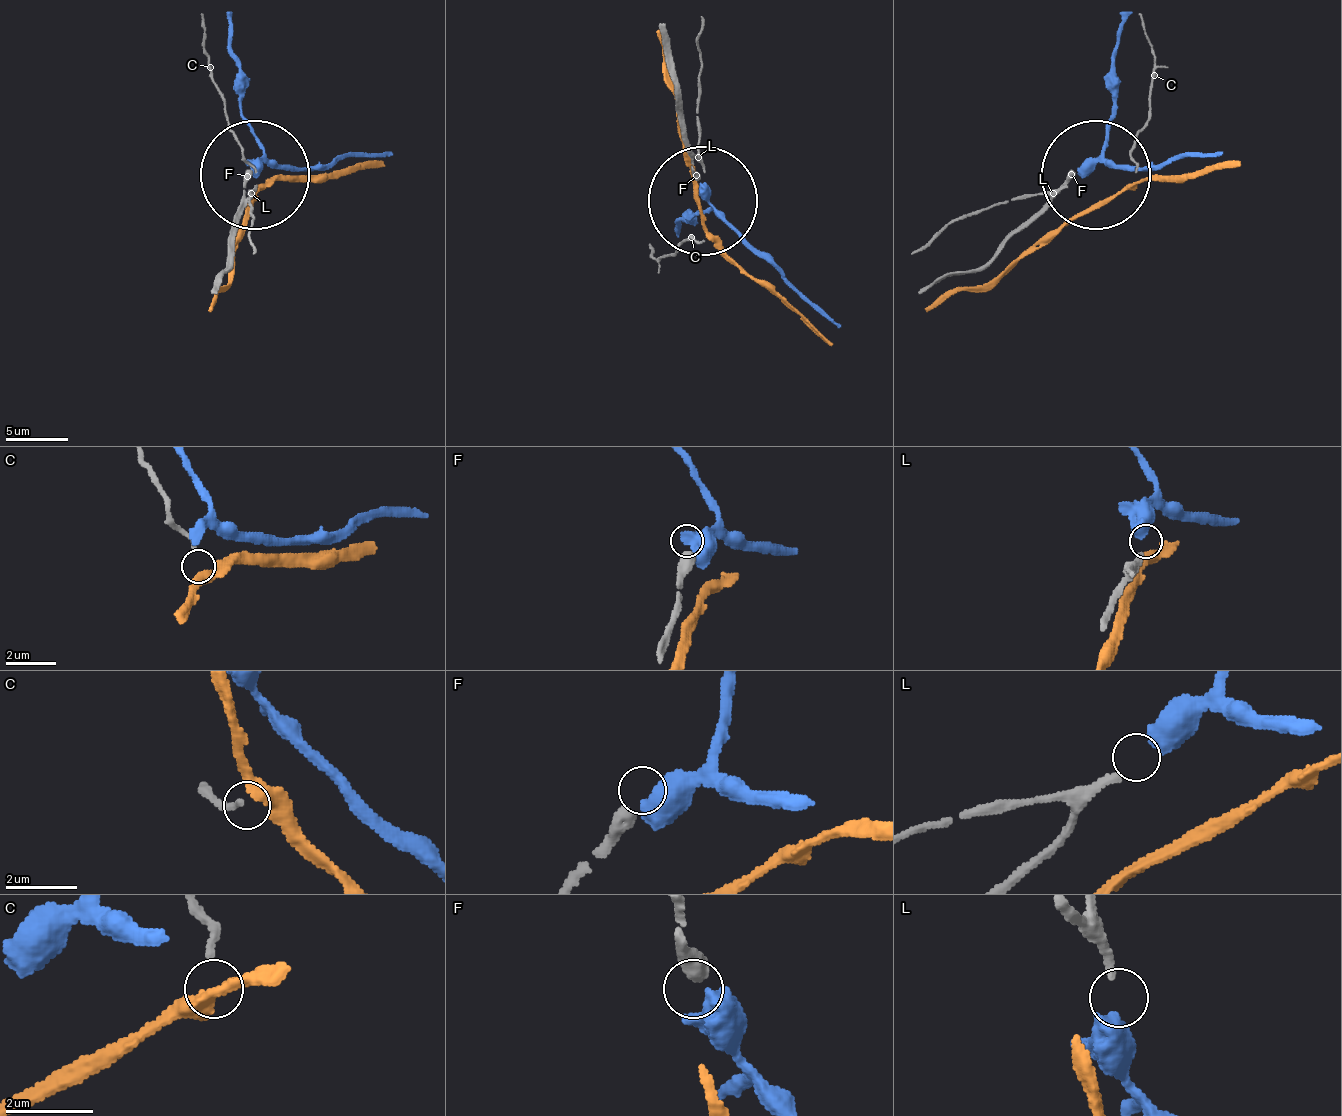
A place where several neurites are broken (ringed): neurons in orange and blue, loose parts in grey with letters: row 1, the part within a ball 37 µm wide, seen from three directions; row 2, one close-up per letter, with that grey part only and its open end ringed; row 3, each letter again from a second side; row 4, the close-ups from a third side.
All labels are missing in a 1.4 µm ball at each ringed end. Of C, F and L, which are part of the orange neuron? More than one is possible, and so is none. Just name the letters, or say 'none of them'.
C

